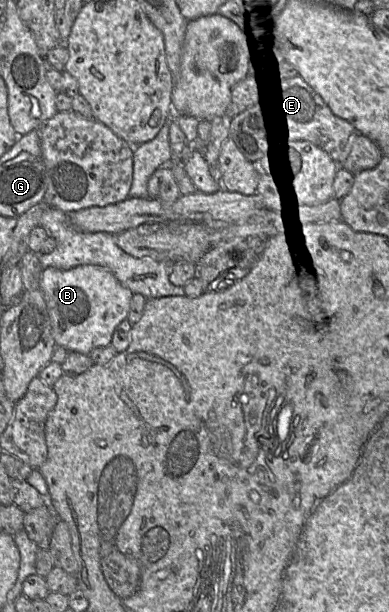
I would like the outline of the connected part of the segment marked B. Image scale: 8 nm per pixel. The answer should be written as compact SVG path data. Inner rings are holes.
M99 265L69 270L43 268L39 289L47 305L55 344L87 356L94 348L111 345L115 328L127 318L133 296L110 270Z

